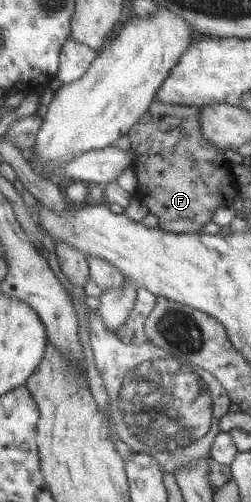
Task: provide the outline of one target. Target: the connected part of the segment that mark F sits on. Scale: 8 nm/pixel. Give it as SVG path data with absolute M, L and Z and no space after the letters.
M154 100L149 109L128 130L130 149L134 156L135 176L137 177L138 197L144 201L150 215L157 219L156 228L176 234L201 233L203 226L210 222L216 207L225 205L224 197L218 189L228 189L230 167L220 148L212 145L200 133L199 110L197 107L165 104Z

